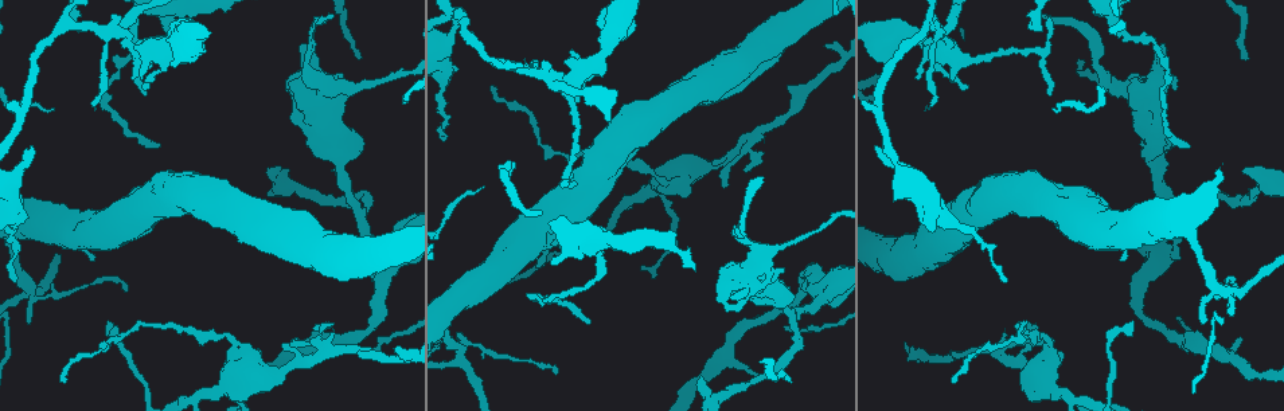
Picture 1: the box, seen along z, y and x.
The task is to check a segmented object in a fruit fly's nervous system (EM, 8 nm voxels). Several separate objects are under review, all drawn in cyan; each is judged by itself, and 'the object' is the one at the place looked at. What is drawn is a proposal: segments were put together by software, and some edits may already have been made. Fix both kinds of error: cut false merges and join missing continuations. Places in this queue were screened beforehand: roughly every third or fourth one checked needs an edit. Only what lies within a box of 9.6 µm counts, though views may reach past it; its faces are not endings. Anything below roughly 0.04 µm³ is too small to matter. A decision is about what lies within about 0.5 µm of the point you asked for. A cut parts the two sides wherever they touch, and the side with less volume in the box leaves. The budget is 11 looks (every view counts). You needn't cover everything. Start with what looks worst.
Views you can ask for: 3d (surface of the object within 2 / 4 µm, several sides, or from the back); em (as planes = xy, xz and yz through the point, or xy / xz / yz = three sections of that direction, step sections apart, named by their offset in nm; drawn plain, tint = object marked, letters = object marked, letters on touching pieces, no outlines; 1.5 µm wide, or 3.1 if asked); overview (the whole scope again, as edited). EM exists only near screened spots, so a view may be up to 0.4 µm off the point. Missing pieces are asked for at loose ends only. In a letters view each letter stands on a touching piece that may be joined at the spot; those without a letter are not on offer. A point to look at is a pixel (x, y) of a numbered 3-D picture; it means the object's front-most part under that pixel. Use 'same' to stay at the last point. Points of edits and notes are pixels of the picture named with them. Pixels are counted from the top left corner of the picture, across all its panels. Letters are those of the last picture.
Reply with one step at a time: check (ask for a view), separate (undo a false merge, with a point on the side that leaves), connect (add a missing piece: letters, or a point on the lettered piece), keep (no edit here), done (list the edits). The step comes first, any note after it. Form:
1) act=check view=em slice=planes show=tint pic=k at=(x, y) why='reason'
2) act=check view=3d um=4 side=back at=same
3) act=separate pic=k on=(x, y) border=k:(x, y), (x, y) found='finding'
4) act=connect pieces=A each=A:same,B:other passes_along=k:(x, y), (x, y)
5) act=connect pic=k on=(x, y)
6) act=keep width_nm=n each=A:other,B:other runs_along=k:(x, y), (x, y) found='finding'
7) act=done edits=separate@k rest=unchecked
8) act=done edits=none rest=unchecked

act=check view=em slice=planes show=letters pic=1 at=(588, 320) why='branch stops here'

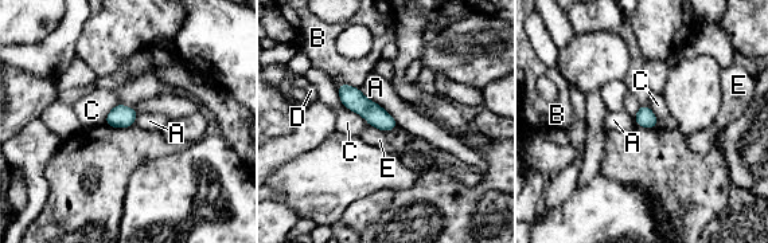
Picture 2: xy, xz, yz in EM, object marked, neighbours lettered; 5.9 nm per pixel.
act=keep each=A:other,B:other,C:other,D:other,E:other border=2:(358, 87), (381, 105), (398, 126) found='no lettered piece goes on from it'

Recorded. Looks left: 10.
act=check view=em slice=planes show=letters pic=1 at=(1173, 145) why='branch stops here'

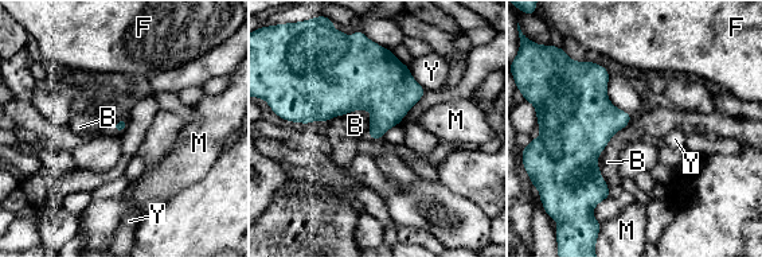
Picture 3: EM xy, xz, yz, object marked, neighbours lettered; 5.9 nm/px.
act=keep longest_contact=B:480nm each=B:other,F:other,M:other,Y:other found='none of them fits'

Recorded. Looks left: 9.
act=check view=em slice=xz step=4 show=letters pic=1 at=(577, 102) why='an open end'

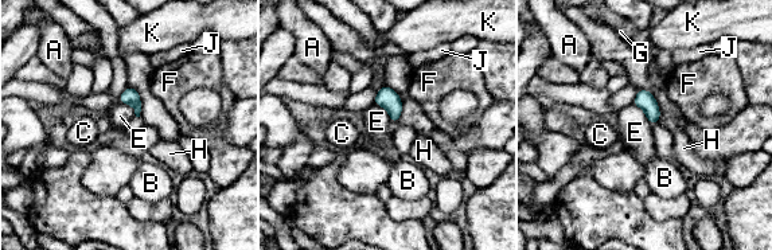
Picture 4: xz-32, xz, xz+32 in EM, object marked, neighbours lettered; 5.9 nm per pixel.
act=keep longest_contact=E:180nm each=A:other,B:other,C:other,E:other,F:other,G:other,H:other,J:other,K:other border=4:(632, 104), (652, 124) found='none of them fits'

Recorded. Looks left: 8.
act=check view=3d um=2 pic=1 at=(268, 167) why='an open end'

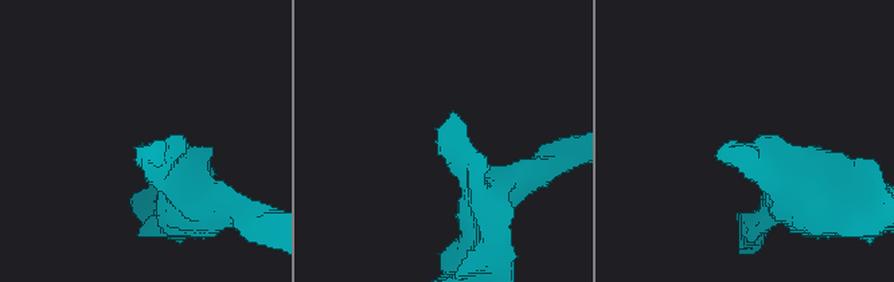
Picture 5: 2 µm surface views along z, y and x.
act=check view=em slice=xz step=8 show=tint pic=5 at=(731, 151) why='shape alone is not enough'

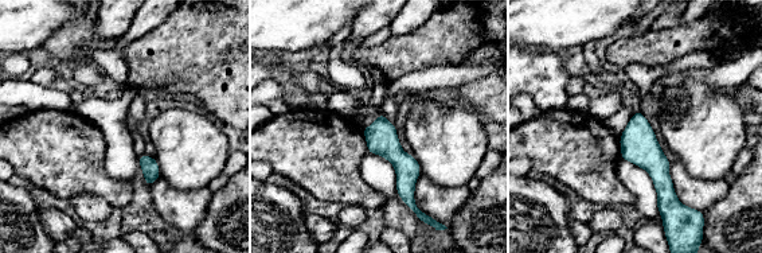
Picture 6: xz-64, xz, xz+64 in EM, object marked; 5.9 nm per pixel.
act=check view=em slice=planes show=letters at=same why='cut it another way'

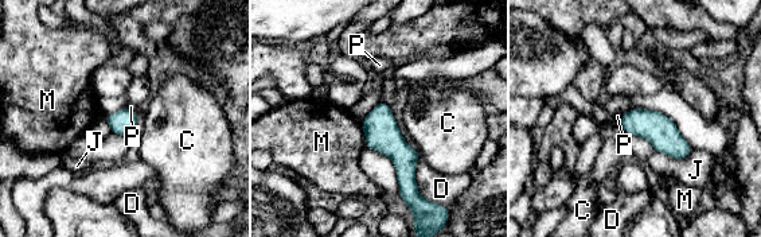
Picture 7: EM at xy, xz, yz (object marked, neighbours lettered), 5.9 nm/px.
act=keep each=C:other,D:other,J:other,M:other,P:other runs_along=7:(381, 105), (408, 194) found='no lettered piece goes on from it'

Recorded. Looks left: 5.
act=done edits=none rest=unchecked

